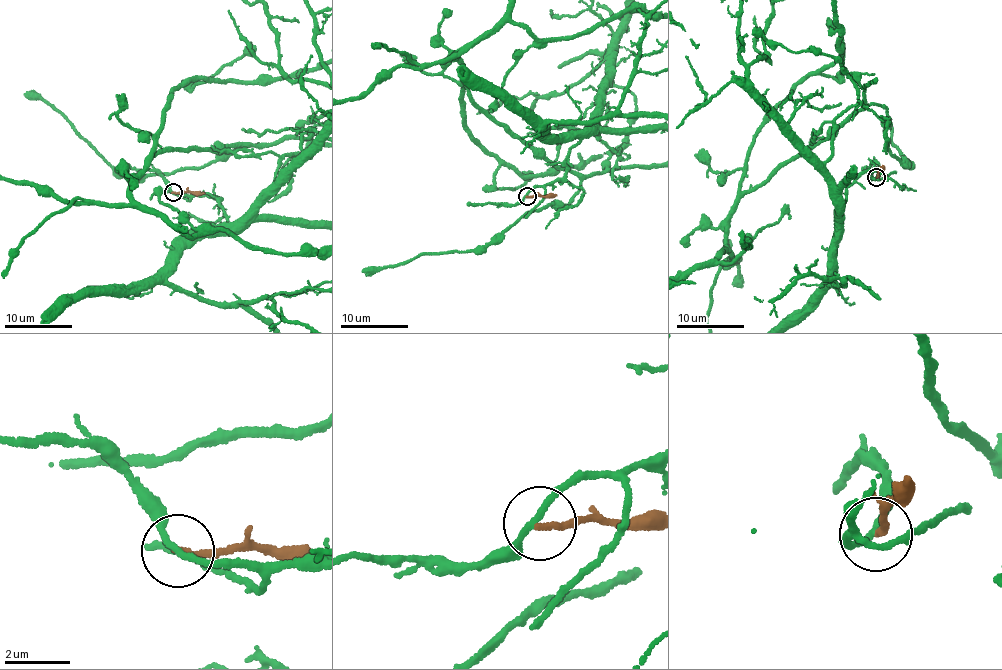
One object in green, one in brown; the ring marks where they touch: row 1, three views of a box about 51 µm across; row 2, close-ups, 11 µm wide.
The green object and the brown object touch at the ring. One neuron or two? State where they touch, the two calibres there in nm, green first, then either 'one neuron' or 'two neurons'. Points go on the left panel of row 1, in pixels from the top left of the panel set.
(173, 192) | 190/200 nm | two neurons

